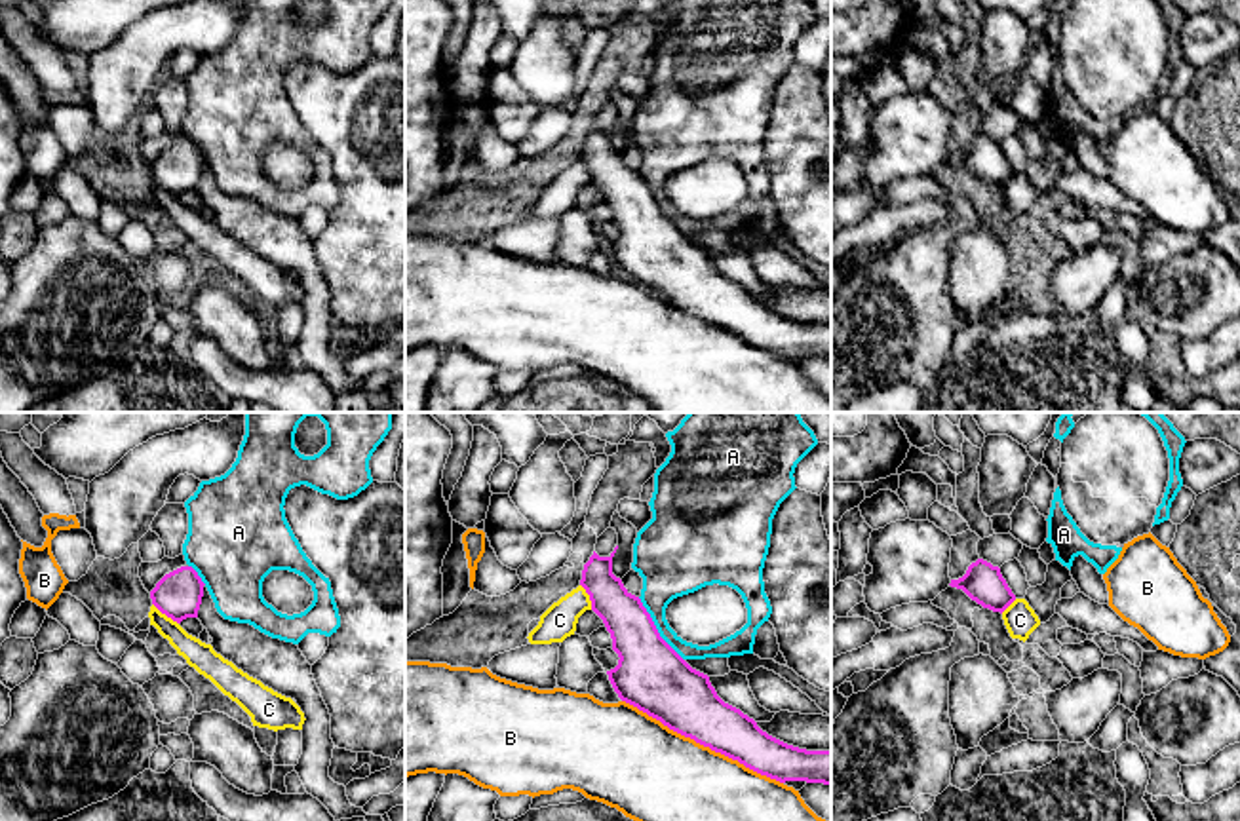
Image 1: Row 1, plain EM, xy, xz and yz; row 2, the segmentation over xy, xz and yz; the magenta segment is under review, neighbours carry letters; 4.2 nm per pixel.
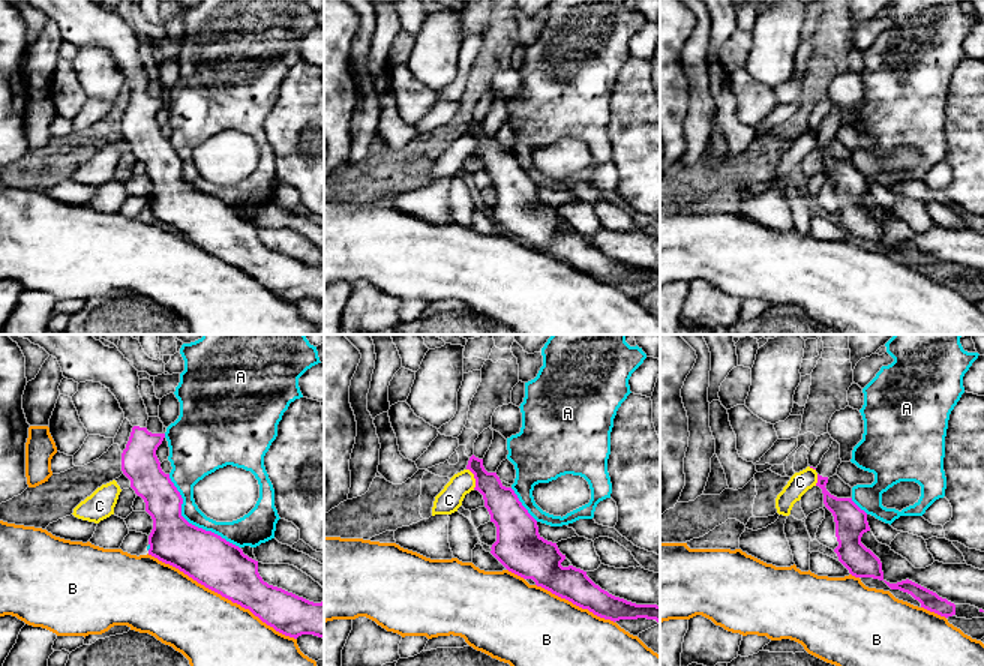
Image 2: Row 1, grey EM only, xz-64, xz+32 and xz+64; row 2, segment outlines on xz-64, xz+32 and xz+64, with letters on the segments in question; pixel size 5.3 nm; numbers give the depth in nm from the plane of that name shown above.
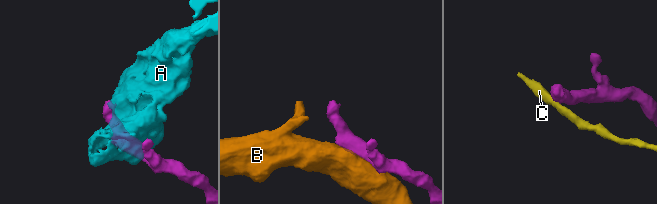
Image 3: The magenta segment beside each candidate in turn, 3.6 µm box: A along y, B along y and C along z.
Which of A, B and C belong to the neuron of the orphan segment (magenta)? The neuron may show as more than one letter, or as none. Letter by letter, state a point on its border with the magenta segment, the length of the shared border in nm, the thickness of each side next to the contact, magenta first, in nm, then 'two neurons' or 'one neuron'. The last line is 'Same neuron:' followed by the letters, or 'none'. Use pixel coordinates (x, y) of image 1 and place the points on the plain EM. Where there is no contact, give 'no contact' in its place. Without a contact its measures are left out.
A: contact xz (657, 204); length 340 nm; calibres 300 and 220 nm; two neurons
B: contact xz (702, 318); length 750 nm; calibres 280 and 460 nm; two neurons
C: contact xy (166, 189); length 140 nm; calibres 200 and 120 nm; two neurons
Same neuron: none

